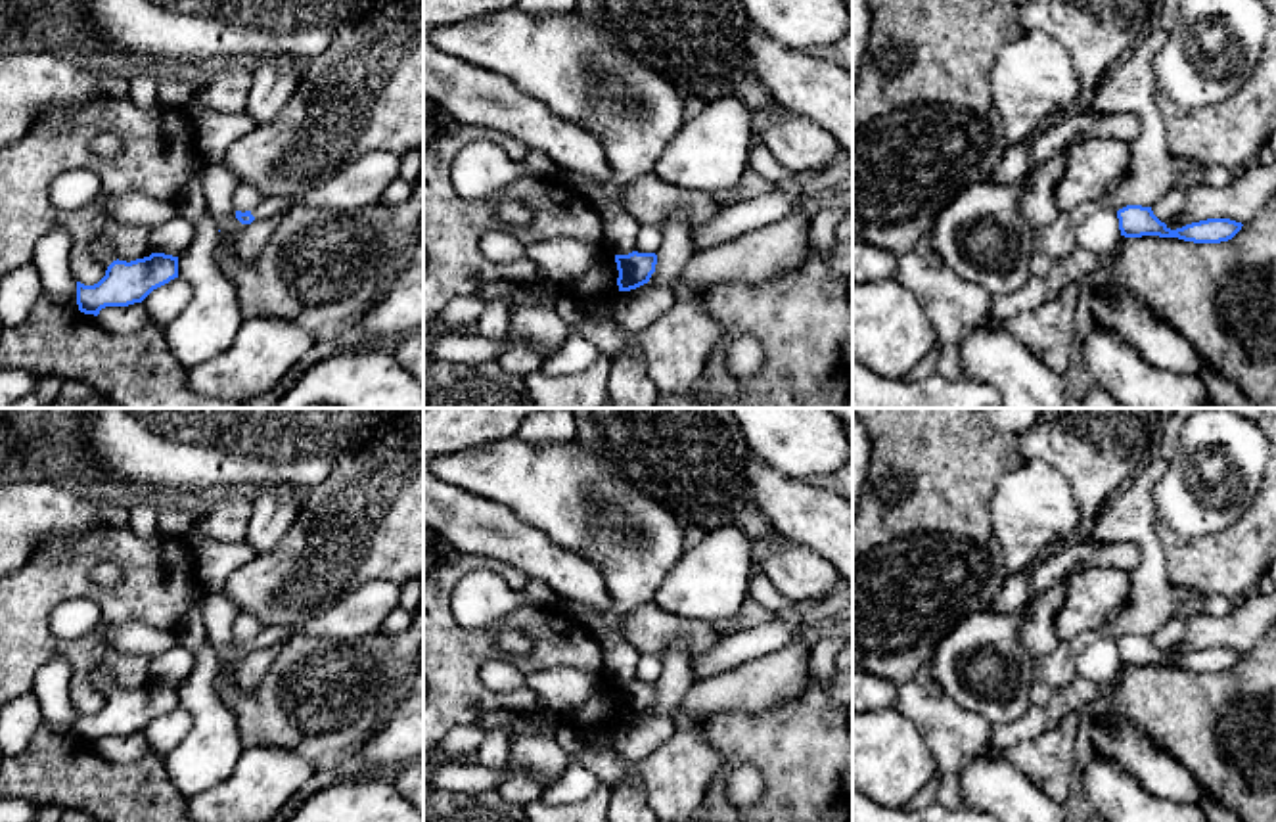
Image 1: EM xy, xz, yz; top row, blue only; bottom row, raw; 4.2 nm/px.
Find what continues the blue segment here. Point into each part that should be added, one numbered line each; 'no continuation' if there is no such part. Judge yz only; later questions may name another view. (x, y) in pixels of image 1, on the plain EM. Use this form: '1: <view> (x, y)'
no continuation

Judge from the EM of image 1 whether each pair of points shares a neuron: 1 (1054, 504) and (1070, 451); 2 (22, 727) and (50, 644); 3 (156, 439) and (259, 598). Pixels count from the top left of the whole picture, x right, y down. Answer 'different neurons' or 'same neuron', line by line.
1: different neurons
2: different neurons
3: different neurons

